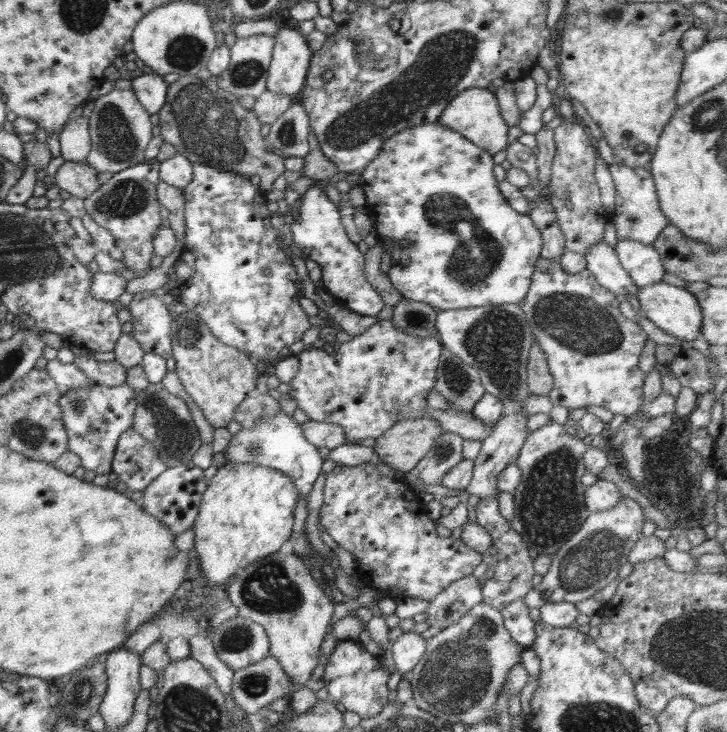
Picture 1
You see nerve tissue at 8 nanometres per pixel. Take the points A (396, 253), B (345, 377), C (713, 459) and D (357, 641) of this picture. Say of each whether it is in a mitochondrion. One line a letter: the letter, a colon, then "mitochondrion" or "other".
A: other
B: other
C: other
D: other

